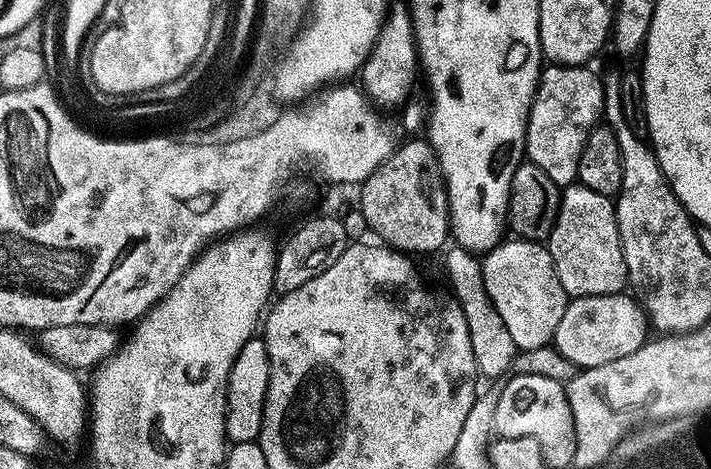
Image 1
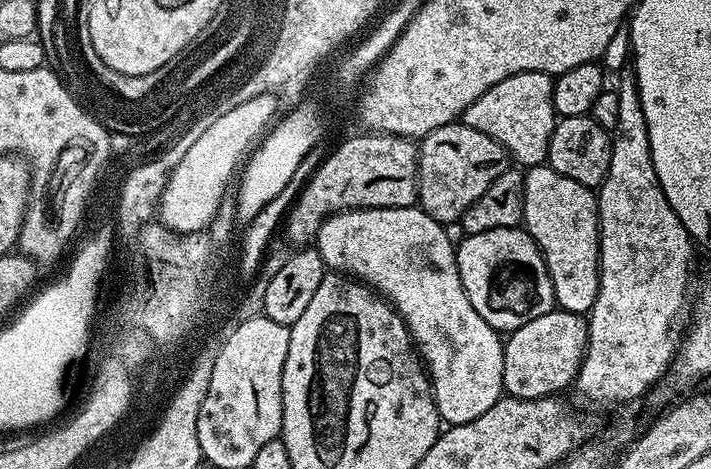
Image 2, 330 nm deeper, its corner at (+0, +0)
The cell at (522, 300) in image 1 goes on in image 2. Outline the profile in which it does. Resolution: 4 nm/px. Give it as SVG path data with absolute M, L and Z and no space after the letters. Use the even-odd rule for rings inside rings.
M523 227L486 230L482 234L465 235L463 239L455 245L458 274L470 306L482 314L491 328L507 334L556 308L554 286L544 255Z

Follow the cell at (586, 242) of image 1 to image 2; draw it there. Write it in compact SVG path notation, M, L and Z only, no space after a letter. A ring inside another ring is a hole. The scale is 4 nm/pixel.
M547 163L536 165L524 172L524 218L523 227L534 238L544 255L548 273L554 286L556 308L566 312L587 314L594 306L594 298L598 298L600 285L600 215L596 205L597 193L591 188L582 186L582 182L574 182L574 178L566 178L549 168Z

